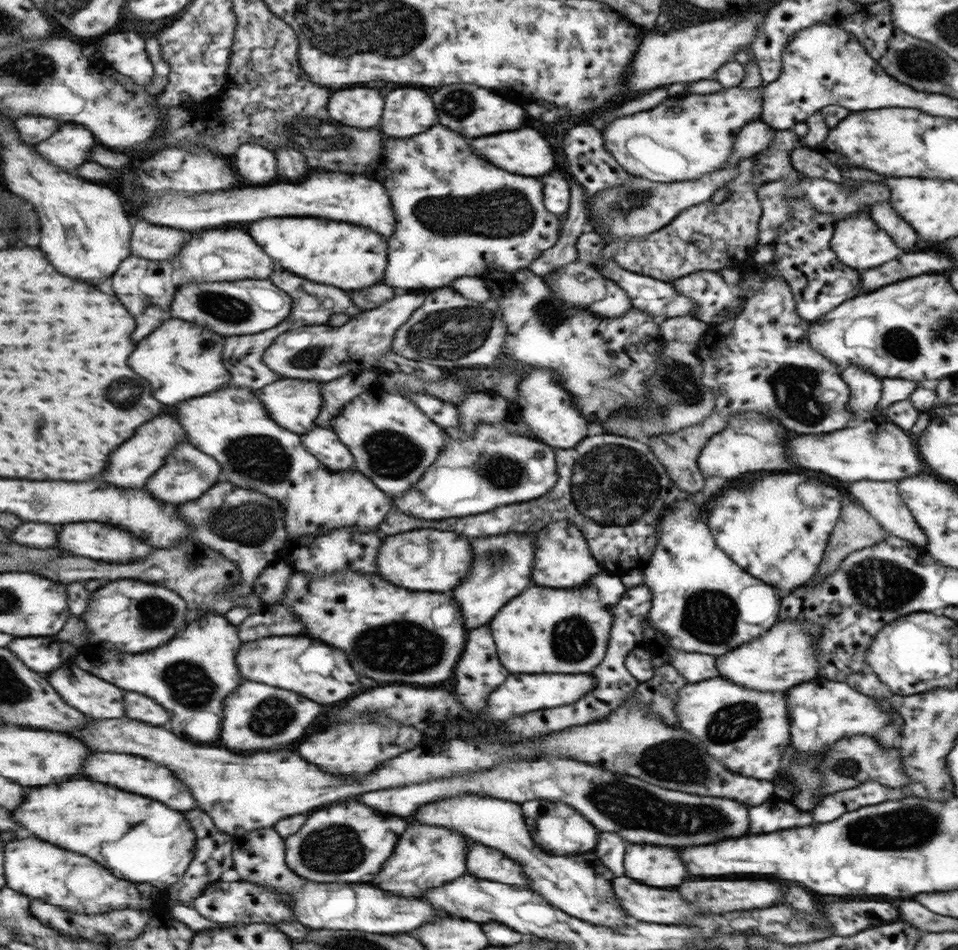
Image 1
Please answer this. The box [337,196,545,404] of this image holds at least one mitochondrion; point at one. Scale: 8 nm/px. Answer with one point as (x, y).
(450, 333)

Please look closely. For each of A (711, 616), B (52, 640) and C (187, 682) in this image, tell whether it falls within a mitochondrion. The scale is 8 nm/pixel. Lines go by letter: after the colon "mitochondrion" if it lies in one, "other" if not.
A: mitochondrion
B: other
C: mitochondrion

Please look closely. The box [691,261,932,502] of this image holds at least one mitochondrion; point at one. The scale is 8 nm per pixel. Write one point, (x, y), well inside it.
(798, 390)

